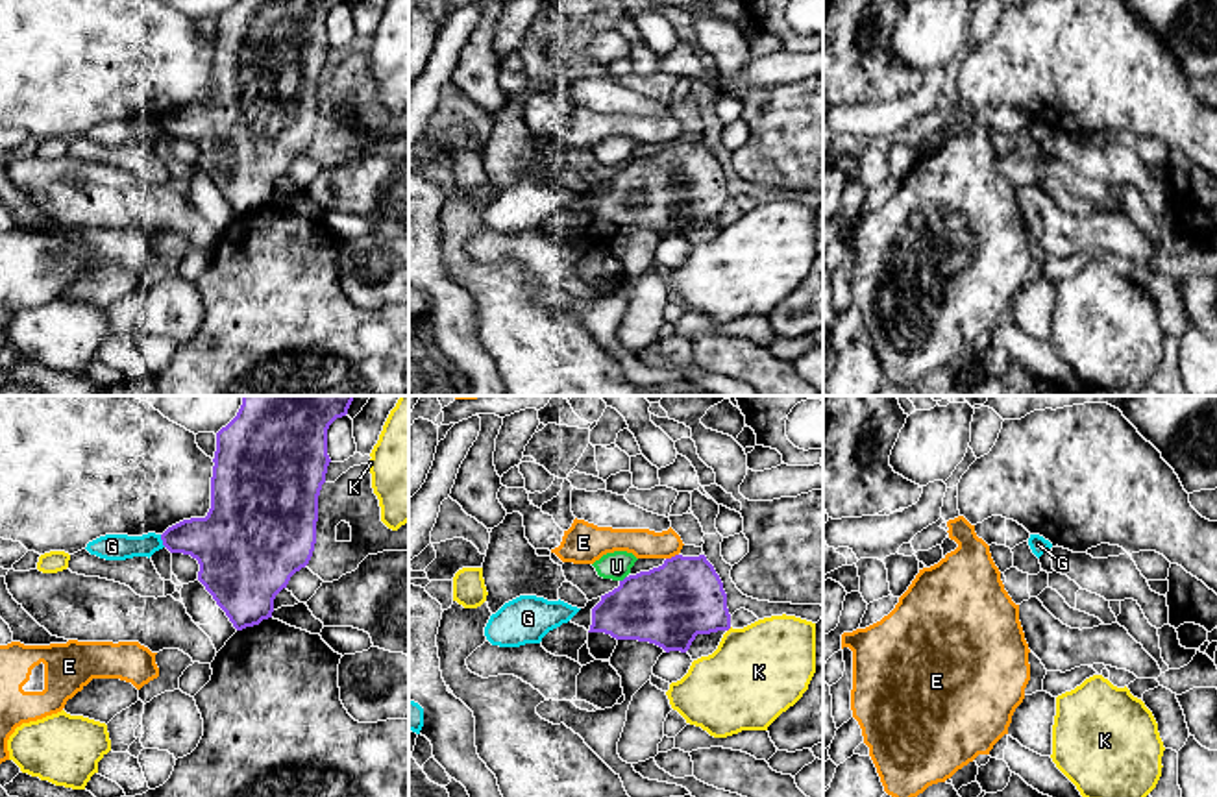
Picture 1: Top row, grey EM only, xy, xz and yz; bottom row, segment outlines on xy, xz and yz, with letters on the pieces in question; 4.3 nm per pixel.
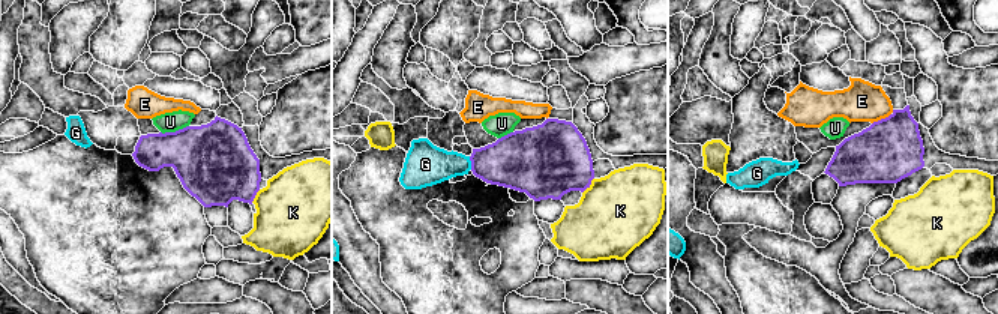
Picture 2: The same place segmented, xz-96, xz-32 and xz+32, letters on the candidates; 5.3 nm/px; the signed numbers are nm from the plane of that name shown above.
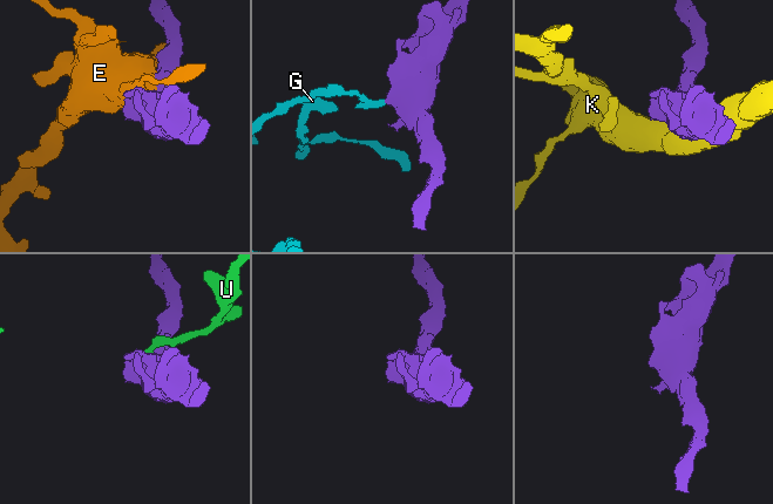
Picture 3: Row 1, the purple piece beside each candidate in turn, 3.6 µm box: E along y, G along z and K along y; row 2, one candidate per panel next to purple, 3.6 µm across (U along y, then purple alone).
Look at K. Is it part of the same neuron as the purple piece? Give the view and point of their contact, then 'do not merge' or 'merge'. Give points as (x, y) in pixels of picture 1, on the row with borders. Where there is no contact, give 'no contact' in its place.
no contact; do not merge

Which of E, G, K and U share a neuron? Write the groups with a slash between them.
E / G / K / U

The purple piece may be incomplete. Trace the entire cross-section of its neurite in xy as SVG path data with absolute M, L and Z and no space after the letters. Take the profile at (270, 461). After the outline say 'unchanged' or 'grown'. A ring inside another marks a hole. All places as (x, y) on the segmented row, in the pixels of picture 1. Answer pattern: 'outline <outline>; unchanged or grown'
outline M242 396L237 416L216 433L215 466L211 477L211 509L205 518L183 520L168 527L163 546L170 553L198 560L198 581L226 612L237 631L272 618L276 595L290 577L305 568L316 544L318 496L326 483L327 429L348 414L355 396Z; unchanged

